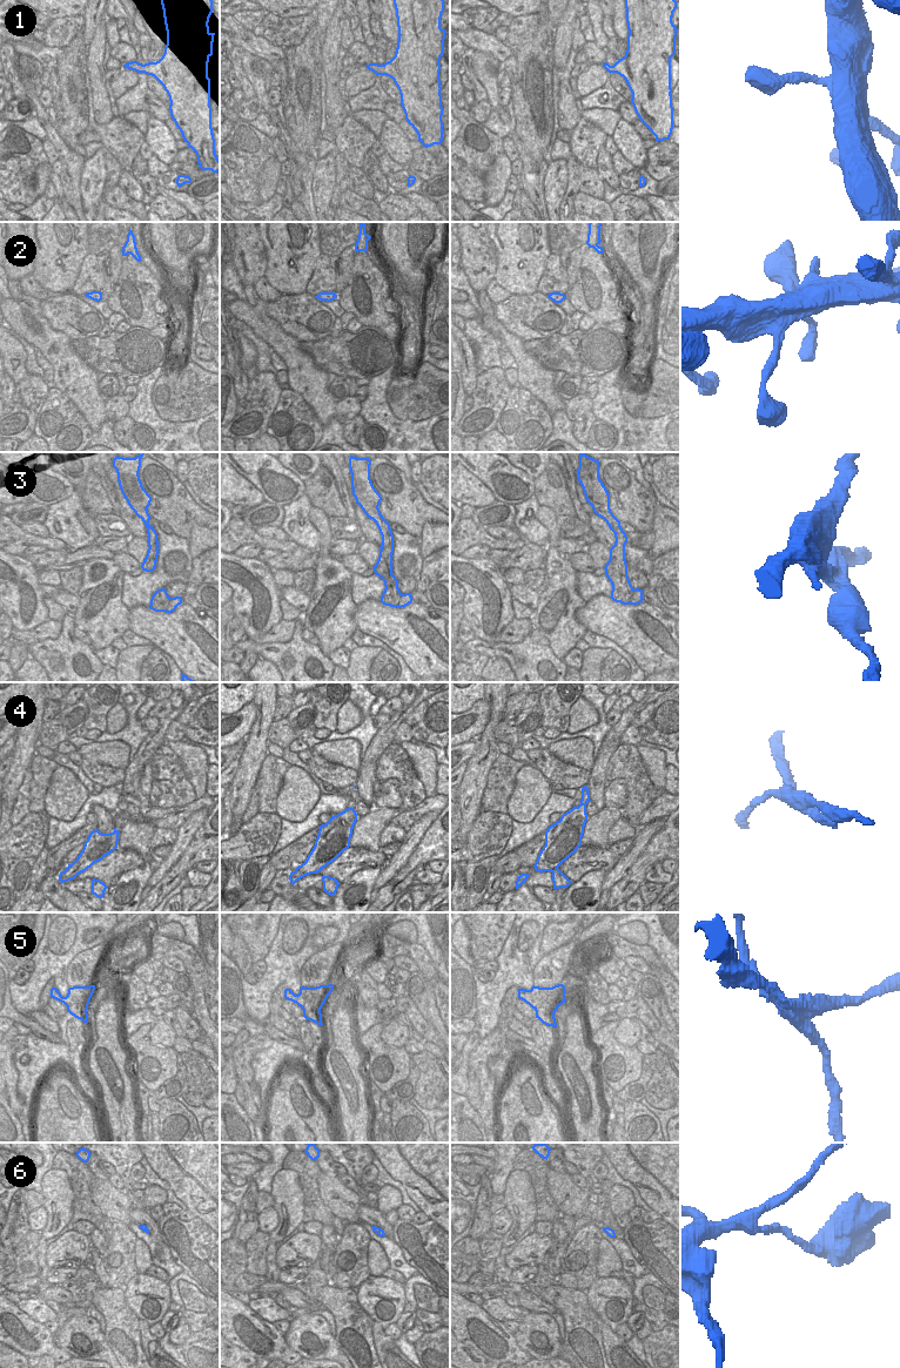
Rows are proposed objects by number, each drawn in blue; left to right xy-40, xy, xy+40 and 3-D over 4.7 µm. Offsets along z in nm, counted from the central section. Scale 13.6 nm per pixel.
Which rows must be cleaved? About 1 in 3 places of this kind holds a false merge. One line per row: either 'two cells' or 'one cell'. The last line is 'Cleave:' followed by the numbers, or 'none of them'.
1: one cell
2: one cell
3: two cells
4: two cells
5: two cells
6: one cell
Cleave: 3, 4, 5

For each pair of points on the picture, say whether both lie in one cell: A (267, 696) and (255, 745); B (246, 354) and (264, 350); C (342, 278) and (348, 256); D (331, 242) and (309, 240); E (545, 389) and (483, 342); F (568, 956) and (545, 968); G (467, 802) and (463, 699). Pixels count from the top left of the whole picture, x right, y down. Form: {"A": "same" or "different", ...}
{"A": "same", "B": "different", "C": "same", "D": "different", "E": "different", "F": "same", "G": "different"}

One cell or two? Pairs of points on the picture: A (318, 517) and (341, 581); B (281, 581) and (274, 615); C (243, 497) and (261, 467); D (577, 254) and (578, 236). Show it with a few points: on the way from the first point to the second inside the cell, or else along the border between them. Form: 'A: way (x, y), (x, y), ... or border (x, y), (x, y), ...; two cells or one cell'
A: way (324, 533), (324, 557), (330, 565); one cell
B: border (270, 570), (274, 583), (279, 587); two cells
C: border (232, 465), (262, 494), (264, 500); two cells
D: border (582, 246), (569, 254); two cells

